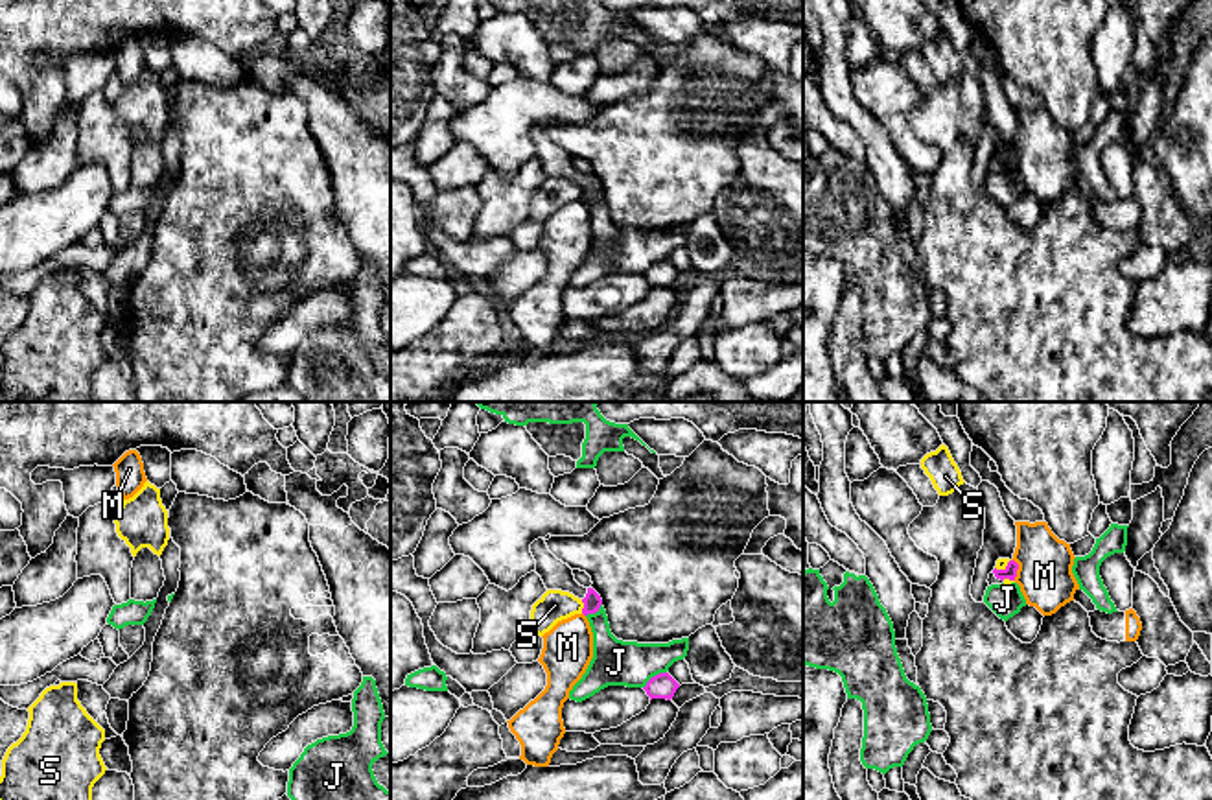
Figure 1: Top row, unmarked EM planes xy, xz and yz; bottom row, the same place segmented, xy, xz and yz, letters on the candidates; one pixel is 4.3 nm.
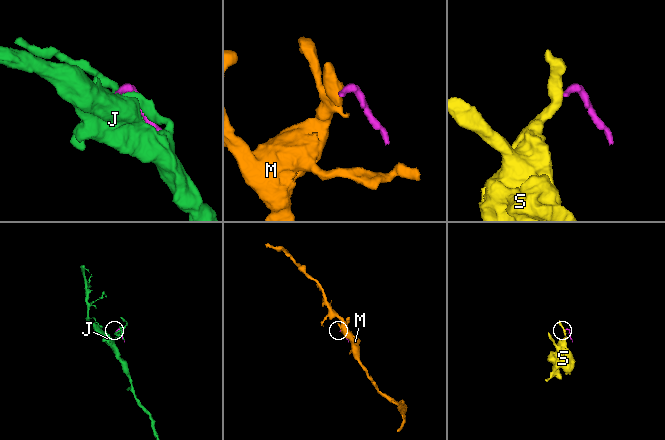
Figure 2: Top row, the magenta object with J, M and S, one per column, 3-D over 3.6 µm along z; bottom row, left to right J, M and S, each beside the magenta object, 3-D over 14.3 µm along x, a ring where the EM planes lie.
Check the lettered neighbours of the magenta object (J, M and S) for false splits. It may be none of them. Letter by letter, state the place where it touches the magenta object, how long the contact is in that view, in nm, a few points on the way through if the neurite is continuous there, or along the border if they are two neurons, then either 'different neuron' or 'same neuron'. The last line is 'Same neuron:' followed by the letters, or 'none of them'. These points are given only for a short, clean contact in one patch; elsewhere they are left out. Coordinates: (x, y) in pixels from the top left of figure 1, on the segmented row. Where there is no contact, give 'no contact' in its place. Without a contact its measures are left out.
J: meets magenta in xz at (652, 677); contact 130 nm long; different neuron
M: meets magenta in yz at (1015, 570); contact 100 nm long; border along yz (1012, 559), (1017, 564), (1013, 579); different neuron
S: meets magenta in xz at (584, 607); contact 60 nm long; border along xz (581, 600), (582, 612); different neuron
Same neuron: none of them

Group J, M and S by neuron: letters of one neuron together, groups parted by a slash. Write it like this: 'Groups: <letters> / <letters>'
Groups: J / M / S

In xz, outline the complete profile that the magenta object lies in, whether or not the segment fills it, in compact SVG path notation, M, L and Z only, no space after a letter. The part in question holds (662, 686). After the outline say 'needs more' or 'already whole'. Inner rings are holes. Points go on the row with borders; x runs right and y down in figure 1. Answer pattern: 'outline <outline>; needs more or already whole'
outline M659 673L652 676L643 689L650 697L650 700L652 699L670 700L678 688L680 684L669 673Z; already whole

